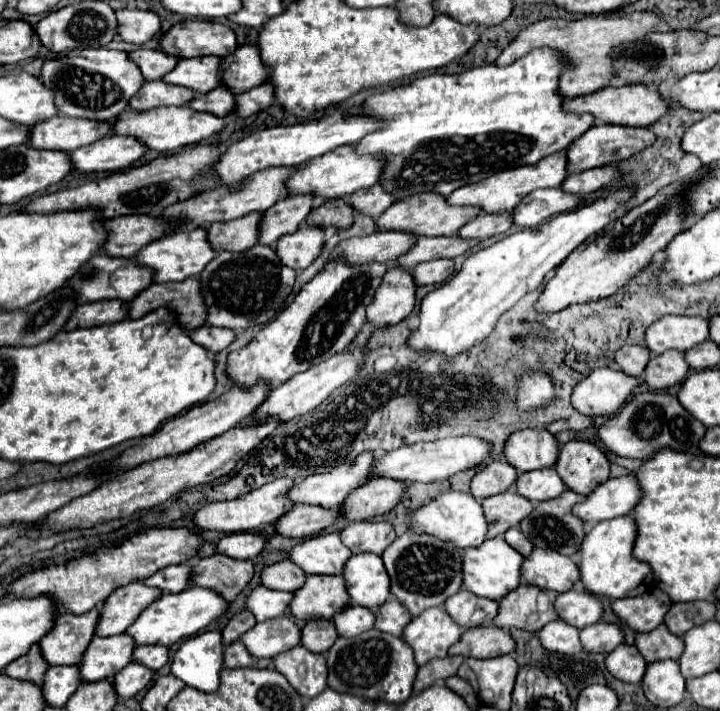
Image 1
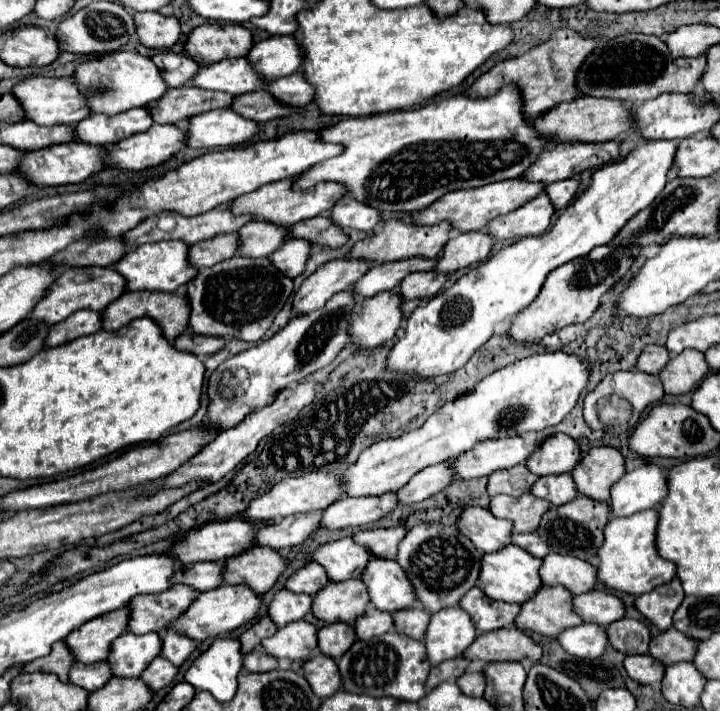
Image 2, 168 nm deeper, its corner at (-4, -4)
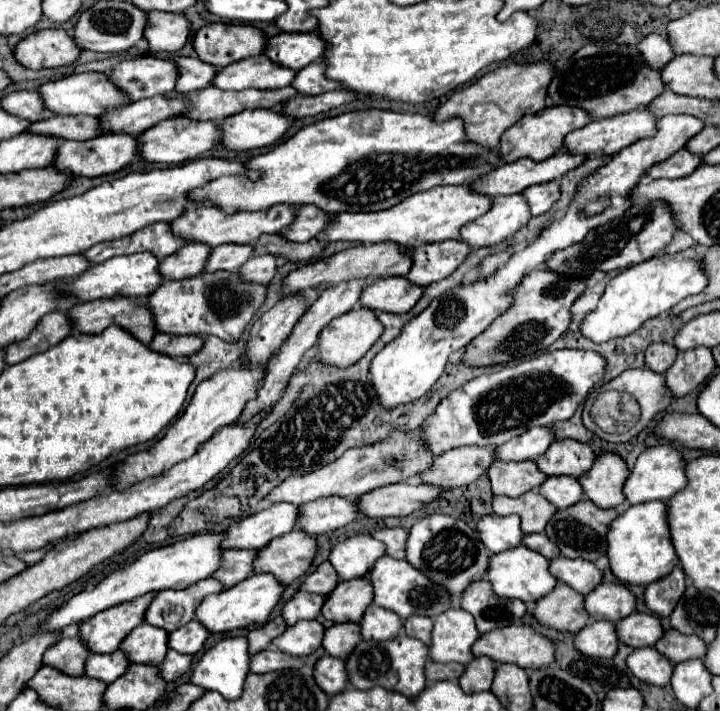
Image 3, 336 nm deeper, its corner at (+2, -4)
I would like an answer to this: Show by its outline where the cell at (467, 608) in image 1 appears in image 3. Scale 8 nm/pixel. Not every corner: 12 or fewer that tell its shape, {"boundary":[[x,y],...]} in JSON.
{"boundary":[[489,580],[469,584],[461,608],[481,634],[515,624],[521,600],[499,598]]}

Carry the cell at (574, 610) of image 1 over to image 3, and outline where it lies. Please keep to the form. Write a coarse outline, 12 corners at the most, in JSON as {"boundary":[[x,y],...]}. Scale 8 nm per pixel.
{"boundary":[[603,582],[585,596],[593,620],[619,622],[635,610],[623,584]]}

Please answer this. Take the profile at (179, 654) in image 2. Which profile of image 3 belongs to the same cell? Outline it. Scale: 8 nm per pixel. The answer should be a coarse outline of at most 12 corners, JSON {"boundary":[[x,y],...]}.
{"boundary":[[199,620],[169,634],[169,648],[195,654],[211,632]]}

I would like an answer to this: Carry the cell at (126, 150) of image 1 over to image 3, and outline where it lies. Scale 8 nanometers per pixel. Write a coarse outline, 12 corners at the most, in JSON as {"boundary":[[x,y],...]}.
{"boundary":[[213,120],[159,122],[137,140],[145,160],[181,164],[219,148]]}

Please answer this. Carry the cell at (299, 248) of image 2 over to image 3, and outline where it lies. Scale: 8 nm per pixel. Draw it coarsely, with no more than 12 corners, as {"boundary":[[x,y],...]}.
{"boundary":[[269,254],[253,256],[237,270],[245,282],[267,284],[275,274]]}

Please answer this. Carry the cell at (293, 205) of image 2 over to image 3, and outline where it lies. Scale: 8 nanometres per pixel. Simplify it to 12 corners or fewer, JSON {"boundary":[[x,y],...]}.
{"boundary":[[189,206],[169,222],[173,236],[221,244],[253,244],[295,218],[295,206],[227,216]]}

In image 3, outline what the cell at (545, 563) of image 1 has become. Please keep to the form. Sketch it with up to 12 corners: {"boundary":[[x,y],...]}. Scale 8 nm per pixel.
{"boundary":[[559,556],[551,574],[579,594],[603,582],[603,572],[589,560]]}

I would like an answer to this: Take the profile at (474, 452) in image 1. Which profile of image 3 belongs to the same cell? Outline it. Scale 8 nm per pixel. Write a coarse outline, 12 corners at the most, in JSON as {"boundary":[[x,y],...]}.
{"boundary":[[553,426],[531,428],[497,448],[499,460],[537,460],[553,442]]}

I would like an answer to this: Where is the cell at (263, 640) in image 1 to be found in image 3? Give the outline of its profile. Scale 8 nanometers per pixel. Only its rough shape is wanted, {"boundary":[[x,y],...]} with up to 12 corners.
{"boundary":[[317,620],[297,622],[271,646],[289,656],[321,648],[325,628]]}

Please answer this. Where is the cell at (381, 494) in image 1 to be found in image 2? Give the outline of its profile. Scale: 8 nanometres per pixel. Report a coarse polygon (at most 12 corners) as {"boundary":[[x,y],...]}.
{"boundary":[[449,462],[419,470],[399,492],[399,506],[441,492],[451,480]]}

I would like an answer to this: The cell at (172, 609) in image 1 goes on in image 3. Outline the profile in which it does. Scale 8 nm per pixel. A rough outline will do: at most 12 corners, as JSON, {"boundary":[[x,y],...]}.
{"boundary":[[253,574],[207,596],[197,618],[211,632],[265,624],[285,584]]}

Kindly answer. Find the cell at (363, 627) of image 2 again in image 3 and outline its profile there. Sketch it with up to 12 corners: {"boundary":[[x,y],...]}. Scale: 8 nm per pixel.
{"boundary":[[371,604],[361,620],[363,640],[391,640],[403,620]]}

